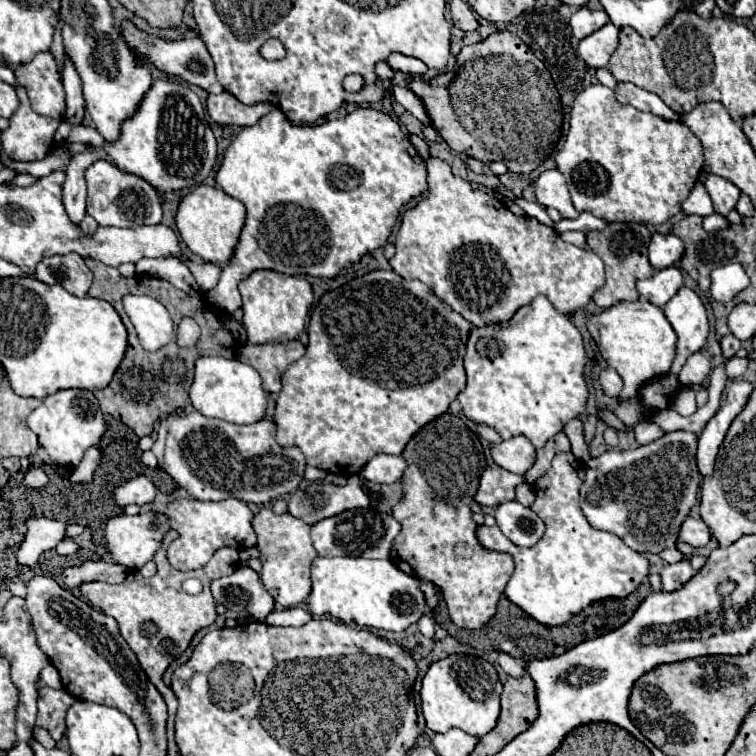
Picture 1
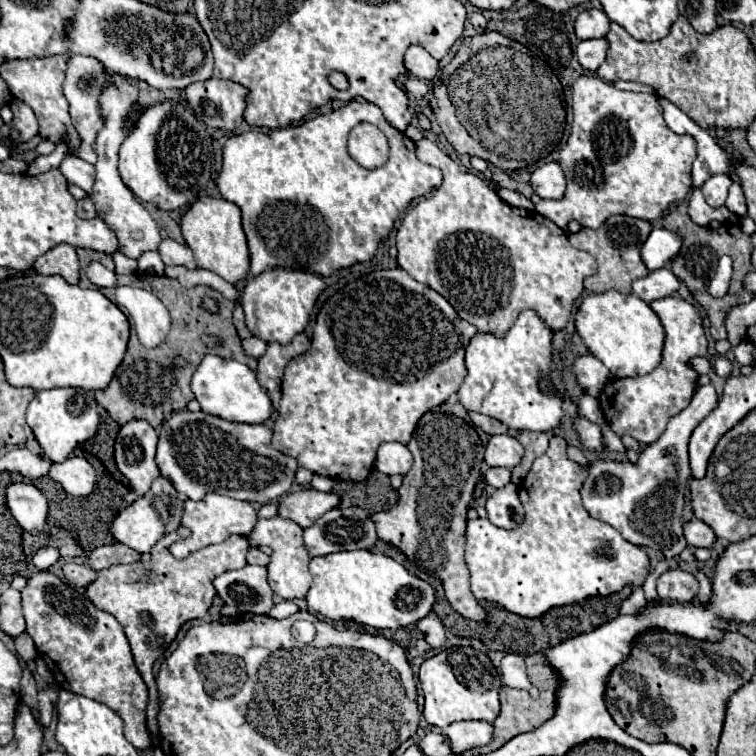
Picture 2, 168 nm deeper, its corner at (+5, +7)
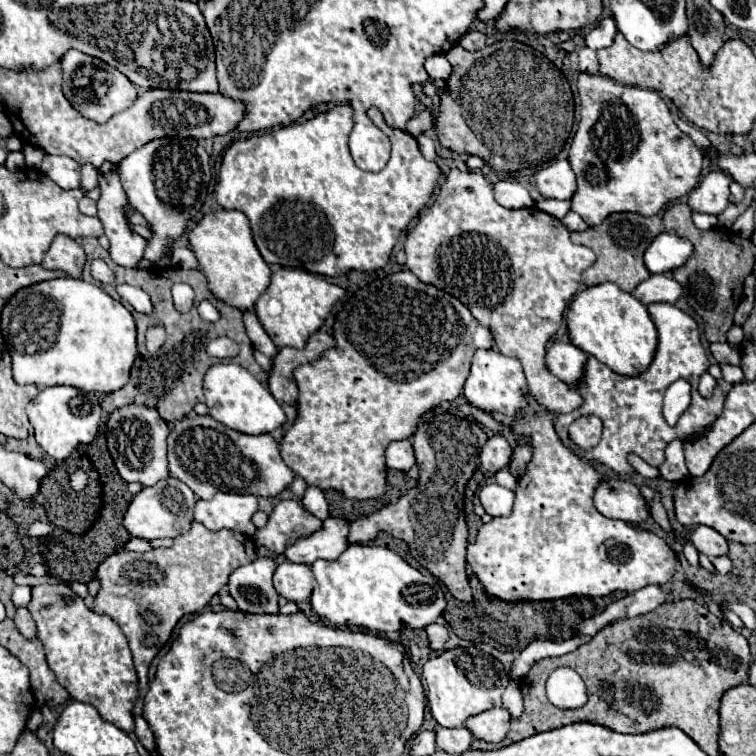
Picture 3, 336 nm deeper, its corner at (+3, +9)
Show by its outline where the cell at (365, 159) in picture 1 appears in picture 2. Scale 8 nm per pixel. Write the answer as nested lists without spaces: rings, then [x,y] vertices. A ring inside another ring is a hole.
[[[352,100],[330,114],[316,116],[314,120],[308,120],[300,126],[286,126],[276,130],[252,128],[248,132],[230,136],[224,144],[222,170],[216,180],[222,198],[238,204],[242,210],[242,226],[250,248],[250,270],[244,282],[258,276],[266,268],[276,266],[330,276],[334,270],[372,260],[380,240],[390,234],[400,212],[414,198],[424,196],[440,184],[442,172],[434,166],[422,164],[416,158],[414,142],[404,132],[392,128],[376,104],[358,100]],[[360,122],[376,124],[388,136],[390,160],[384,166],[368,170],[354,162],[354,158],[348,154],[346,138]]]

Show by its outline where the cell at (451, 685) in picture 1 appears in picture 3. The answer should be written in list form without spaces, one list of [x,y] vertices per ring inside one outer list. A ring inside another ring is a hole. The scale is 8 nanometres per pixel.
[[[474,646],[452,648],[436,658],[430,658],[422,668],[422,676],[426,678],[428,686],[426,696],[432,716],[444,728],[460,728],[470,716],[502,706],[502,692],[510,682],[502,662]]]

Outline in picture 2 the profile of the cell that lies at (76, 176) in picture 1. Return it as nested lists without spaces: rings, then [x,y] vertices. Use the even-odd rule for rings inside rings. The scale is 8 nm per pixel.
[[[72,56],[68,60],[68,70],[66,70],[66,80],[64,80],[64,96],[70,102],[70,118],[74,122],[74,128],[78,130],[78,138],[80,138],[80,144],[76,146],[74,156],[78,156],[90,164],[96,162],[94,140],[96,140],[98,130],[102,128],[102,118],[100,118],[100,110],[98,110],[98,96],[104,86],[106,86],[104,66],[96,58]]]

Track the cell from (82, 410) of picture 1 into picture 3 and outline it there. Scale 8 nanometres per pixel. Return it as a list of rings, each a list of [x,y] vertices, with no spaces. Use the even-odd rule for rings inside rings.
[[[72,386],[44,388],[34,400],[30,400],[30,404],[26,406],[26,412],[28,412],[30,424],[34,426],[36,442],[54,460],[66,460],[78,444],[90,444],[98,434],[98,426],[102,418],[98,394],[84,392]]]

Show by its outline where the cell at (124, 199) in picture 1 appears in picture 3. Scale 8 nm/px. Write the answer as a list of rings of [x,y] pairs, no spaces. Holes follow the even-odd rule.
[[[46,154],[44,160],[42,160],[40,170],[64,190],[80,188],[80,164],[74,162],[68,156],[50,156],[50,154]]]

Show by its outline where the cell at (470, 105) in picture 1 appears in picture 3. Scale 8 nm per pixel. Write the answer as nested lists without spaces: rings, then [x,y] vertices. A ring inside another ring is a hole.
[[[498,40],[498,42],[488,44],[488,46],[484,46],[482,50],[476,50],[476,52],[468,52],[460,44],[456,44],[446,54],[446,58],[450,60],[454,70],[452,70],[452,76],[448,78],[448,82],[446,82],[446,90],[440,94],[440,114],[436,118],[436,134],[438,134],[440,144],[446,150],[452,150],[456,154],[478,156],[478,158],[488,162],[498,172],[516,172],[516,170],[524,170],[524,168],[532,168],[532,166],[542,166],[542,164],[554,160],[560,154],[560,150],[564,148],[564,144],[566,144],[566,140],[570,136],[572,124],[574,124],[574,96],[572,96],[570,84],[564,78],[564,74],[544,54],[540,54],[538,50],[534,50],[528,44],[522,44],[518,40]]]

